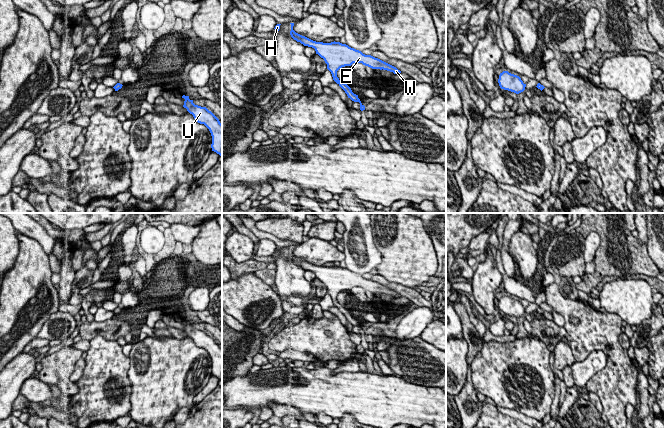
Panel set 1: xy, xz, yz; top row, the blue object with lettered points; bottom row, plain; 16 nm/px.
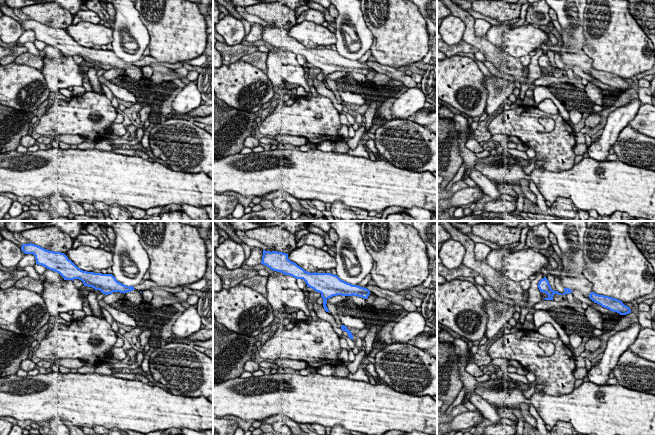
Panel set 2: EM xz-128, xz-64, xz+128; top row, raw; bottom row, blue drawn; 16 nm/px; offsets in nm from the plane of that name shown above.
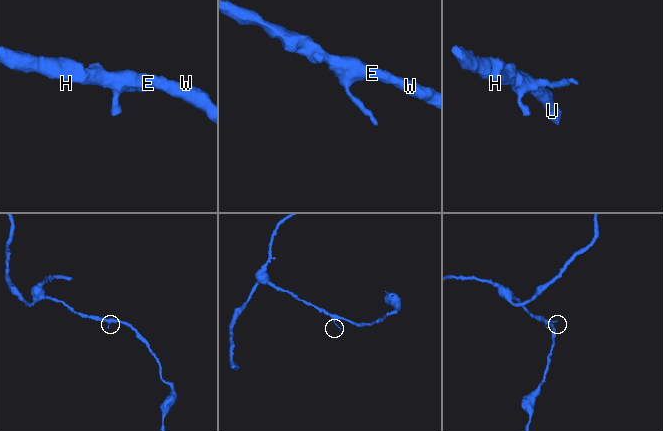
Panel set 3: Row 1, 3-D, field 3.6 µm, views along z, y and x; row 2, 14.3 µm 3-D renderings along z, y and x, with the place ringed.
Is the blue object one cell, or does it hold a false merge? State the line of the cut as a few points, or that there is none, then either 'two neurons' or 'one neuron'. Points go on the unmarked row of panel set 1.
cut none; one neuron

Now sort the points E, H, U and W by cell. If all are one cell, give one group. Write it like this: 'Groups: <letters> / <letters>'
Groups: E H U W

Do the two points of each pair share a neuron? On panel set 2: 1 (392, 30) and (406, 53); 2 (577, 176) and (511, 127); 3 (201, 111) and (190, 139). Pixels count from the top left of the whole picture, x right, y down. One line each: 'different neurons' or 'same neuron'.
1: same neuron
2: different neurons
3: different neurons

